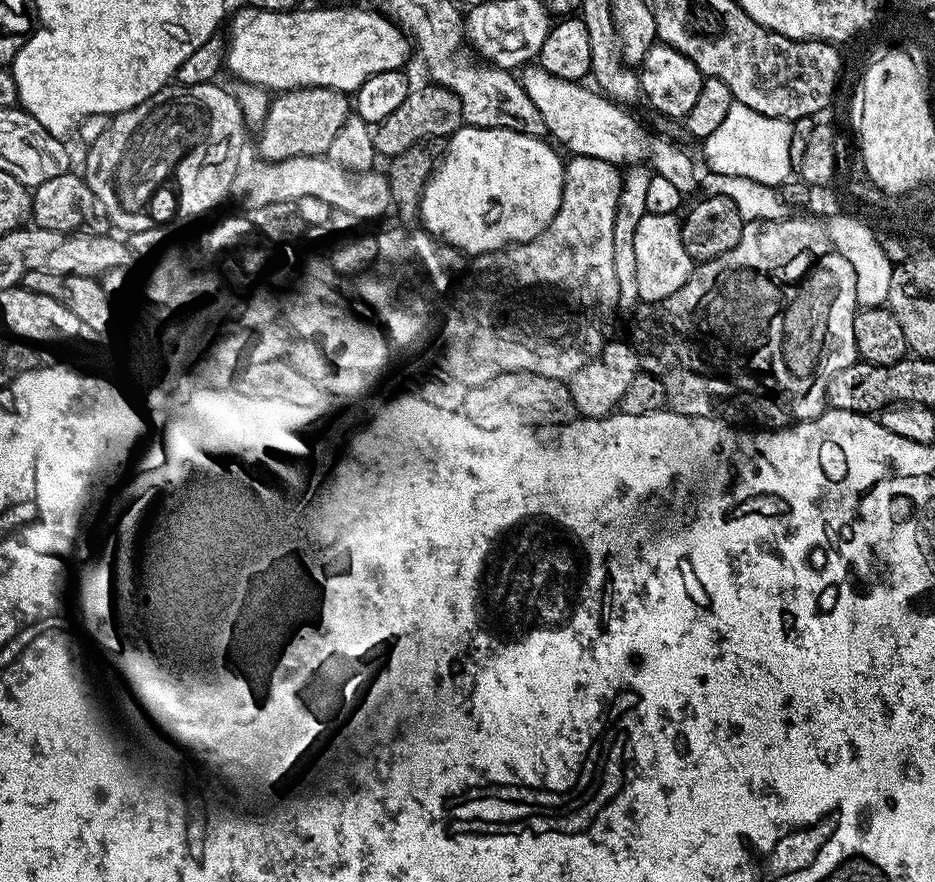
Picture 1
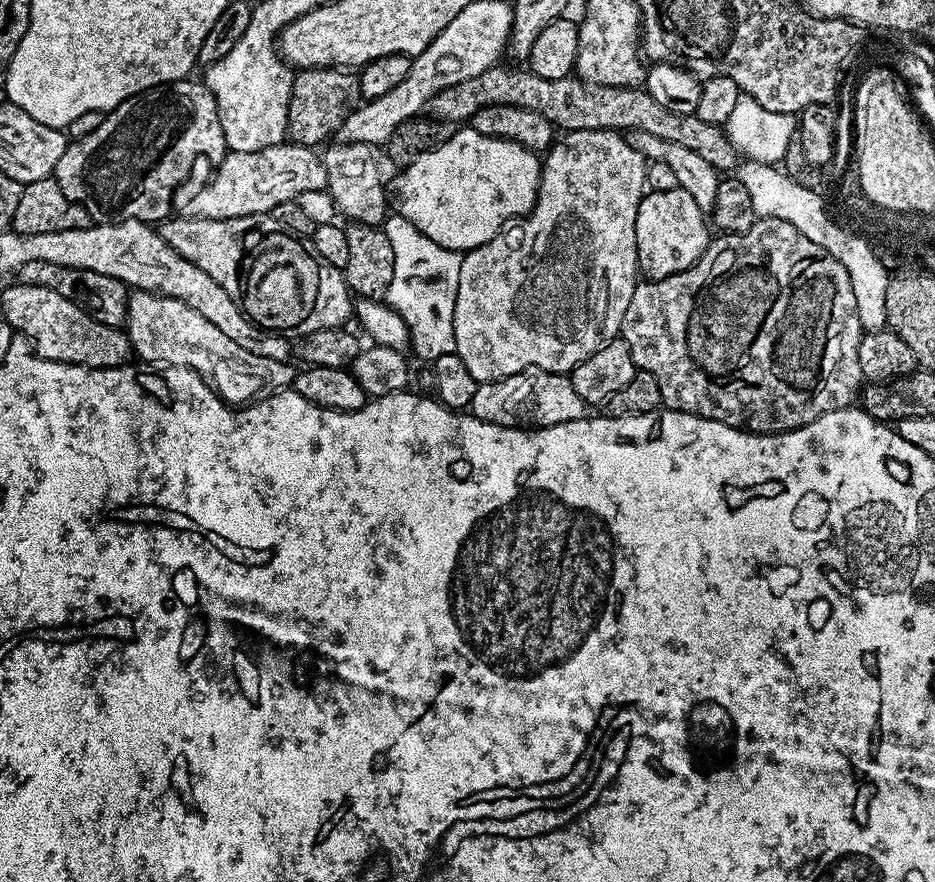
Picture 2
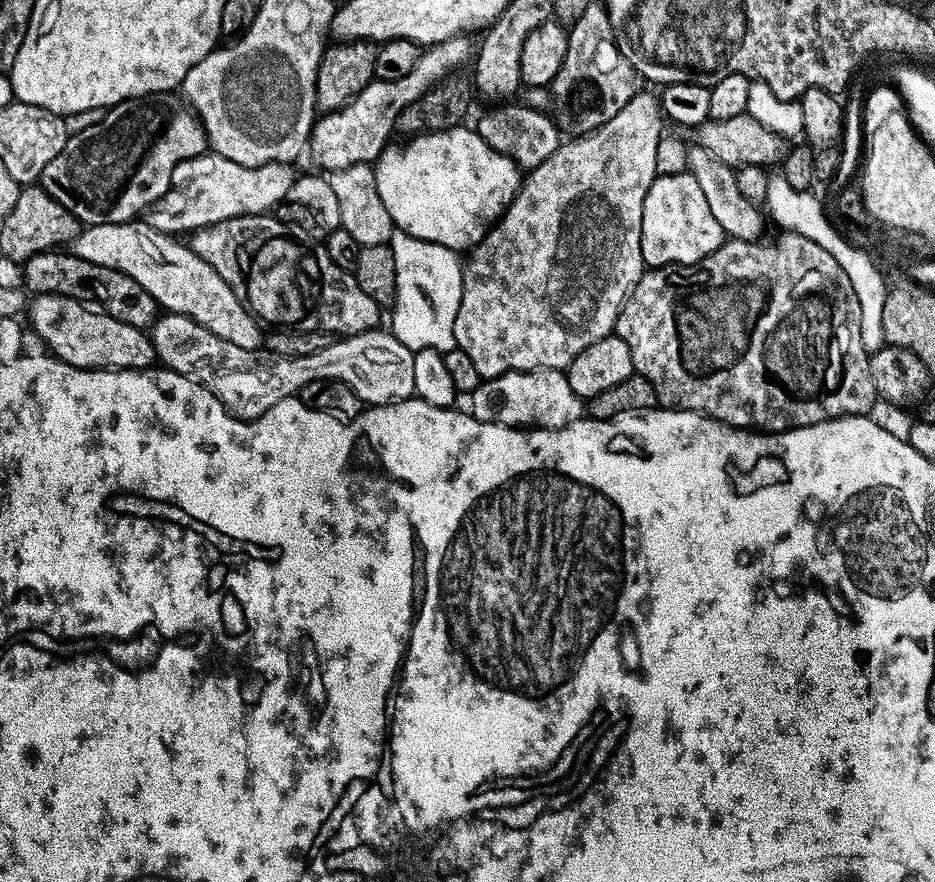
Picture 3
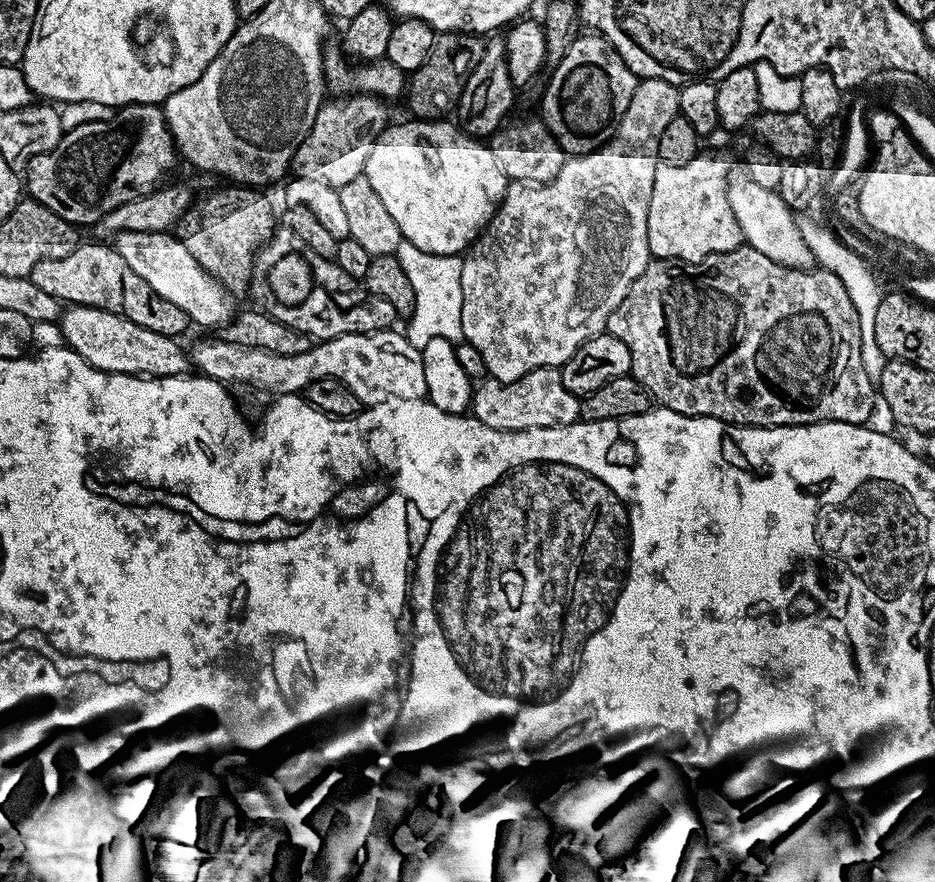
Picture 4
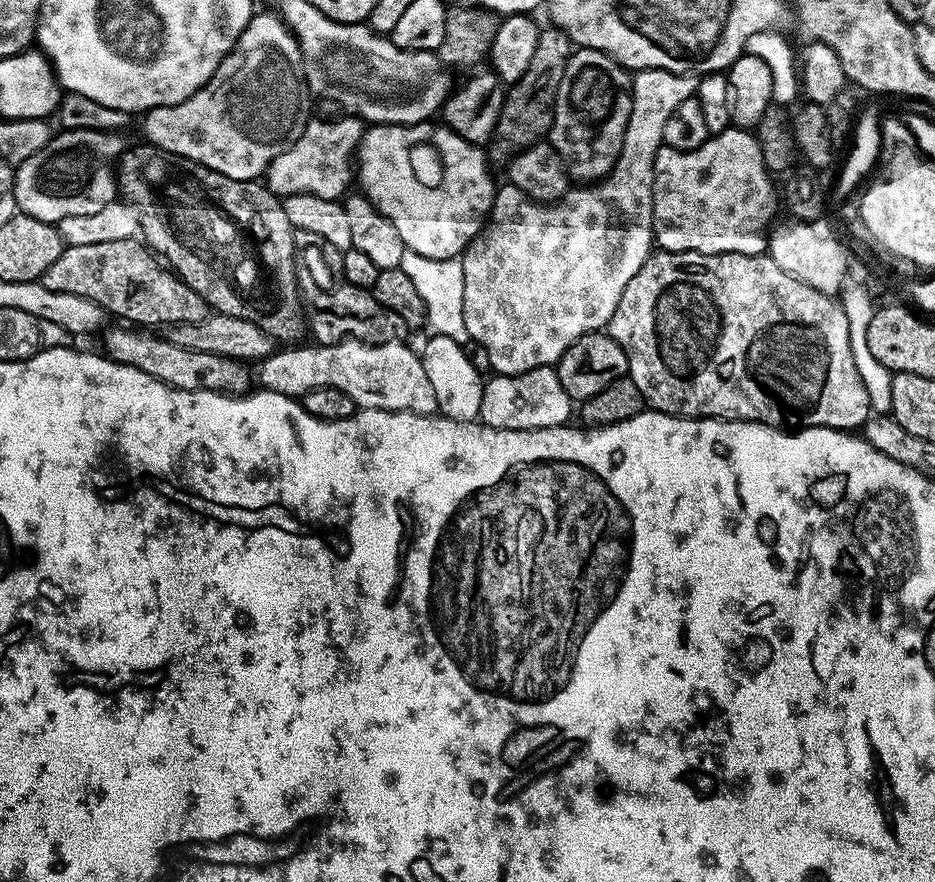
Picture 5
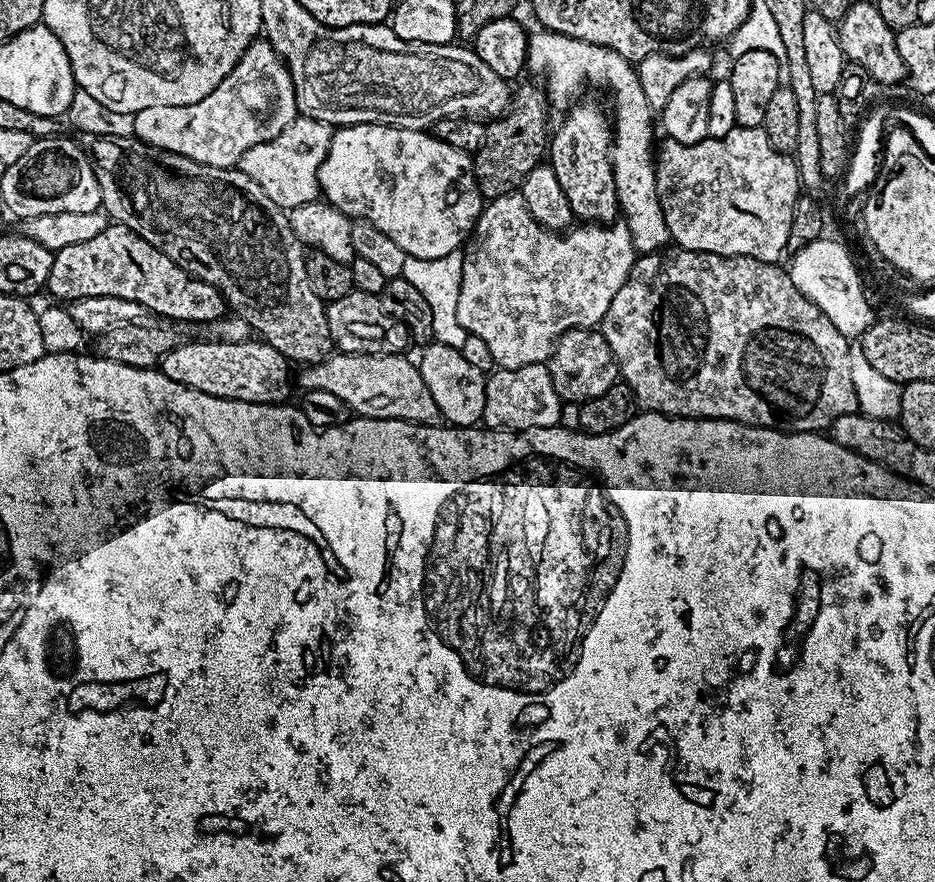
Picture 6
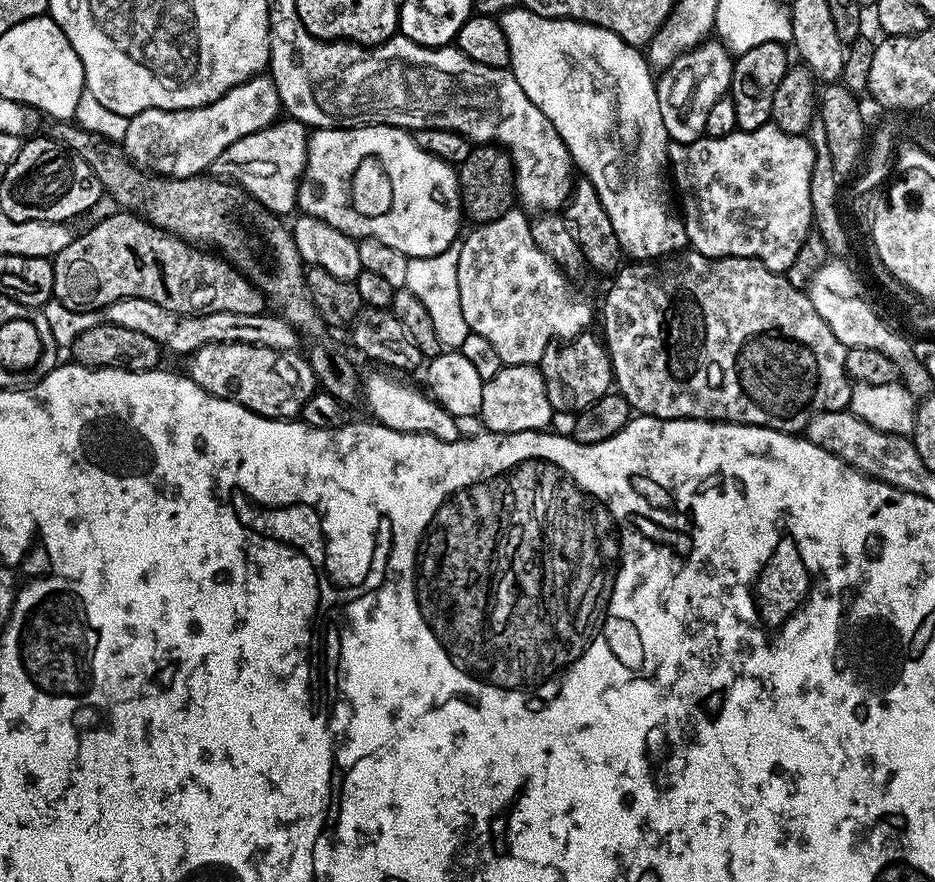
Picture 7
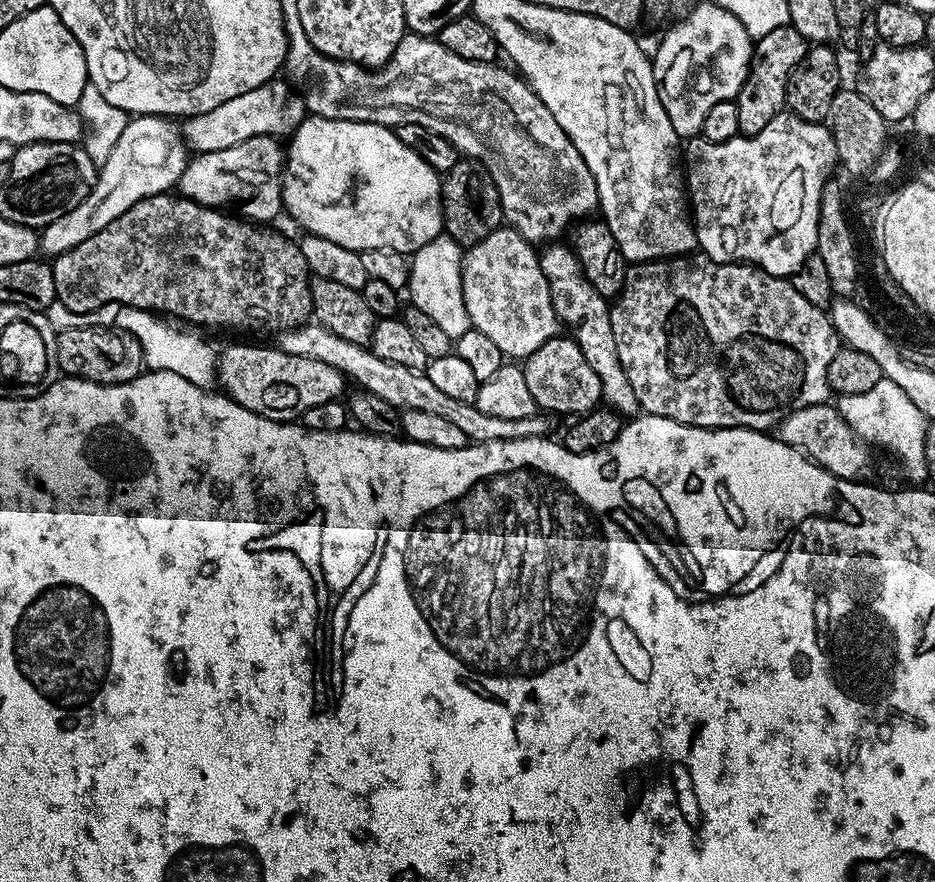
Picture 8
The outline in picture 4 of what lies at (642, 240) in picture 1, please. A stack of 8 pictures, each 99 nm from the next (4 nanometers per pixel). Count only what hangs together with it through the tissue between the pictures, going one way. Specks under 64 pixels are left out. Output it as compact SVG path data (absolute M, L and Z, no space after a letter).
M704 154L685 164L657 163L648 207L648 251L655 259L693 266L715 252L732 252L742 244L740 227L730 210L725 176L729 168L726 161Z

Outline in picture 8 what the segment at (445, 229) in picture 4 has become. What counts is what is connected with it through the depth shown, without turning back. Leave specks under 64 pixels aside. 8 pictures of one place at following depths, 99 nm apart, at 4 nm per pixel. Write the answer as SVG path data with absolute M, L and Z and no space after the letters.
M305 115L300 121L296 131L291 133L290 139L286 144L286 155L284 158L284 170L282 173L282 183L280 193L284 199L283 211L289 212L298 223L304 227L305 233L330 238L330 242L338 242L338 246L346 246L346 250L355 252L365 252L375 248L389 248L395 252L413 254L420 247L426 246L427 243L444 232L444 211L440 201L440 182L441 173L435 172L410 146L406 146L396 136L391 127L382 124L371 124L370 122L354 122L353 120L331 120L321 116Z

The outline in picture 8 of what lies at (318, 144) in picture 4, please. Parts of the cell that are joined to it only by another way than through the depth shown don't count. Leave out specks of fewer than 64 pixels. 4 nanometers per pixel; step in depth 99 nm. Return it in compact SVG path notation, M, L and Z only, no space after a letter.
M255 136L238 146L230 146L226 150L214 150L193 155L189 159L186 170L182 170L182 176L178 185L179 195L196 204L205 204L208 208L223 209L224 204L240 204L239 215L252 222L272 222L276 215L281 215L284 207L284 199L280 193L282 173L284 170L284 158L286 152L281 141L275 136Z

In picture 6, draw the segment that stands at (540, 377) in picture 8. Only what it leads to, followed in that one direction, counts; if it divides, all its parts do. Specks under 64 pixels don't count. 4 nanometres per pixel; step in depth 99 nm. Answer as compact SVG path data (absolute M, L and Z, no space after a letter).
M572 328L562 333L546 363L550 370L550 382L554 382L554 390L558 390L561 401L568 403L569 400L573 406L584 404L590 398L598 398L598 394L606 394L606 390L618 382L614 354L603 332L596 328Z

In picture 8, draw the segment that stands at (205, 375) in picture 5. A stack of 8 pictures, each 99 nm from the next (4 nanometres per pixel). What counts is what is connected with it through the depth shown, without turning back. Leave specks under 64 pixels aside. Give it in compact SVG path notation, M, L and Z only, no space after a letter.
M232 344L218 356L218 384L229 400L267 420L292 422L303 417L310 406L340 400L345 395L344 373L314 358L286 354L279 346L263 348L260 344Z

